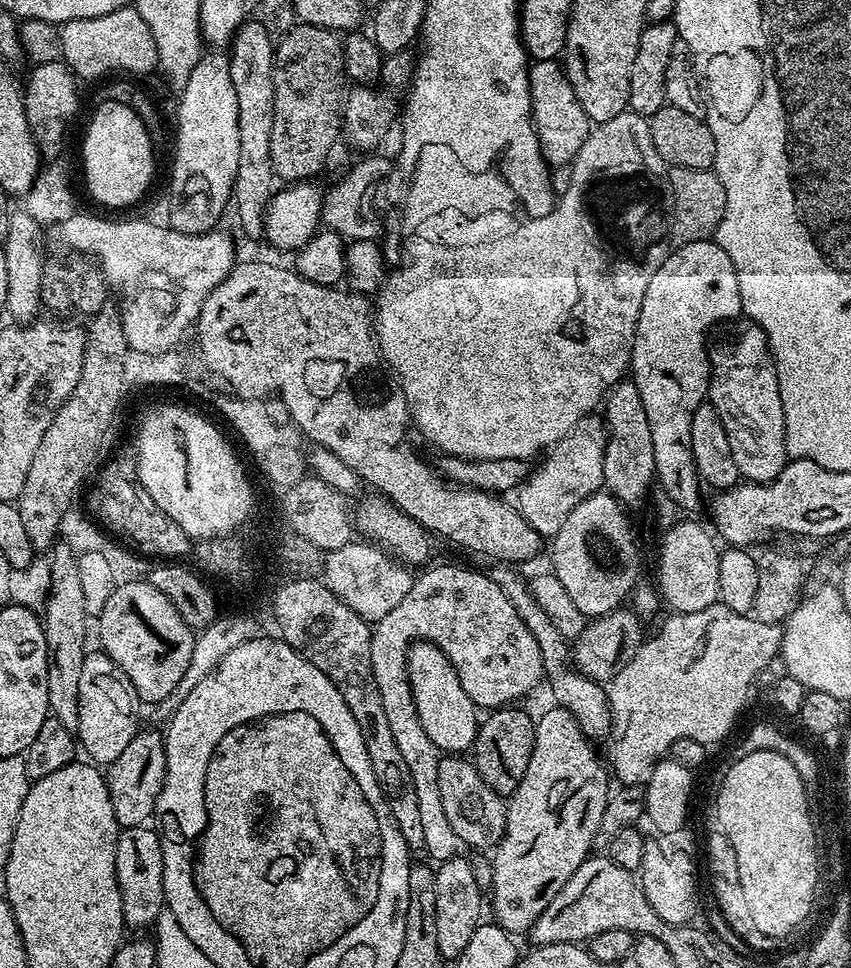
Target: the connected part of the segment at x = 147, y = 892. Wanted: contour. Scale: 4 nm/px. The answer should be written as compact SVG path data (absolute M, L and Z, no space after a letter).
M139 824L119 829L116 838L116 877L125 925L129 929L151 929L158 914L166 908L162 890L162 842L155 827Z

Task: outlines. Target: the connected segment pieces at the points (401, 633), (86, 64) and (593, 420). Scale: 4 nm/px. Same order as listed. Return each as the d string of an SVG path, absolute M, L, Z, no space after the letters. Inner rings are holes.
M436 564L425 567L421 576L412 581L410 594L386 614L386 618L375 621L371 625L370 666L374 674L374 682L378 682L378 694L382 694L382 710L386 710L386 718L390 721L390 731L394 733L394 742L398 750L402 750L402 759L410 770L410 778L414 778L414 794L418 794L418 811L422 818L422 842L424 852L432 855L436 862L459 857L466 845L454 826L446 819L442 807L442 798L438 791L438 749L426 738L426 730L422 730L422 722L418 718L418 710L414 706L414 698L408 681L408 651L418 640L429 640L444 651L446 658L454 666L462 686L467 692L474 694L477 709L495 710L513 702L520 702L527 692L532 692L545 679L542 654L534 640L534 634L526 628L510 600L506 598L499 586L483 571L475 572L472 568L463 568L460 564Z
M134 6L110 10L110 14L102 14L98 18L71 20L59 25L59 29L63 63L81 81L99 81L101 78L111 77L108 76L111 72L137 78L136 76L144 76L147 72L157 71L158 46L154 46L154 34L150 34L150 26L142 22L142 14L138 14Z
M599 415L582 417L571 432L553 444L547 455L539 461L540 469L537 472L529 471L523 483L515 489L515 507L519 508L522 518L526 518L526 522L538 530L541 538L556 536L558 530L562 530L562 522L566 522L570 510L574 510L578 502L604 488L604 451L607 441L608 429Z

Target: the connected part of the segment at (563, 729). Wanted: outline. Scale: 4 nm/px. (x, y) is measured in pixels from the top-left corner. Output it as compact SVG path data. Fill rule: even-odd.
M562 707L552 709L536 720L536 741L530 754L530 766L522 774L522 782L507 797L508 813L504 836L492 856L492 912L495 923L513 934L527 933L538 922L538 914L550 906L554 894L570 882L570 874L582 866L594 848L598 822L610 795L610 772L605 761L595 752L593 741L579 728L574 714Z

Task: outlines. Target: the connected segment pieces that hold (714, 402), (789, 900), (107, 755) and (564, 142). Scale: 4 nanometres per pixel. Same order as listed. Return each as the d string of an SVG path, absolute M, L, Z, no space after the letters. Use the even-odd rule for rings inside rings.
M744 320L740 326L733 325L709 353L712 368L708 380L708 402L718 414L725 427L730 454L738 467L740 476L749 483L765 484L781 473L788 461L785 446L785 414L782 411L781 391L778 390L776 364L769 350L765 332L757 324Z
M758 750L754 754L746 754L746 758L732 760L730 766L732 769L725 774L724 781L721 782L720 789L716 792L716 816L720 819L719 827L729 838L730 846L737 852L737 878L740 881L742 895L746 898L755 925L764 934L788 932L788 928L792 928L792 924L797 924L800 921L800 916L804 916L804 912L808 912L808 900L812 900L812 884L816 881L816 872L812 872L814 853L810 850L808 812L804 812L804 792L800 792L798 773L792 772L792 764L788 764L788 760L782 759L782 754L775 753L774 750Z
M102 650L89 651L82 662L82 679L78 682L78 737L79 747L89 761L97 766L107 766L126 750L140 724L142 702L126 674Z
M559 59L532 60L528 65L528 85L532 125L538 134L542 158L552 168L571 164L578 150L582 150L582 142L586 142L590 121L586 110L582 110L582 102L578 102L578 94L574 94L574 86L570 86L570 78L566 78L563 63Z

